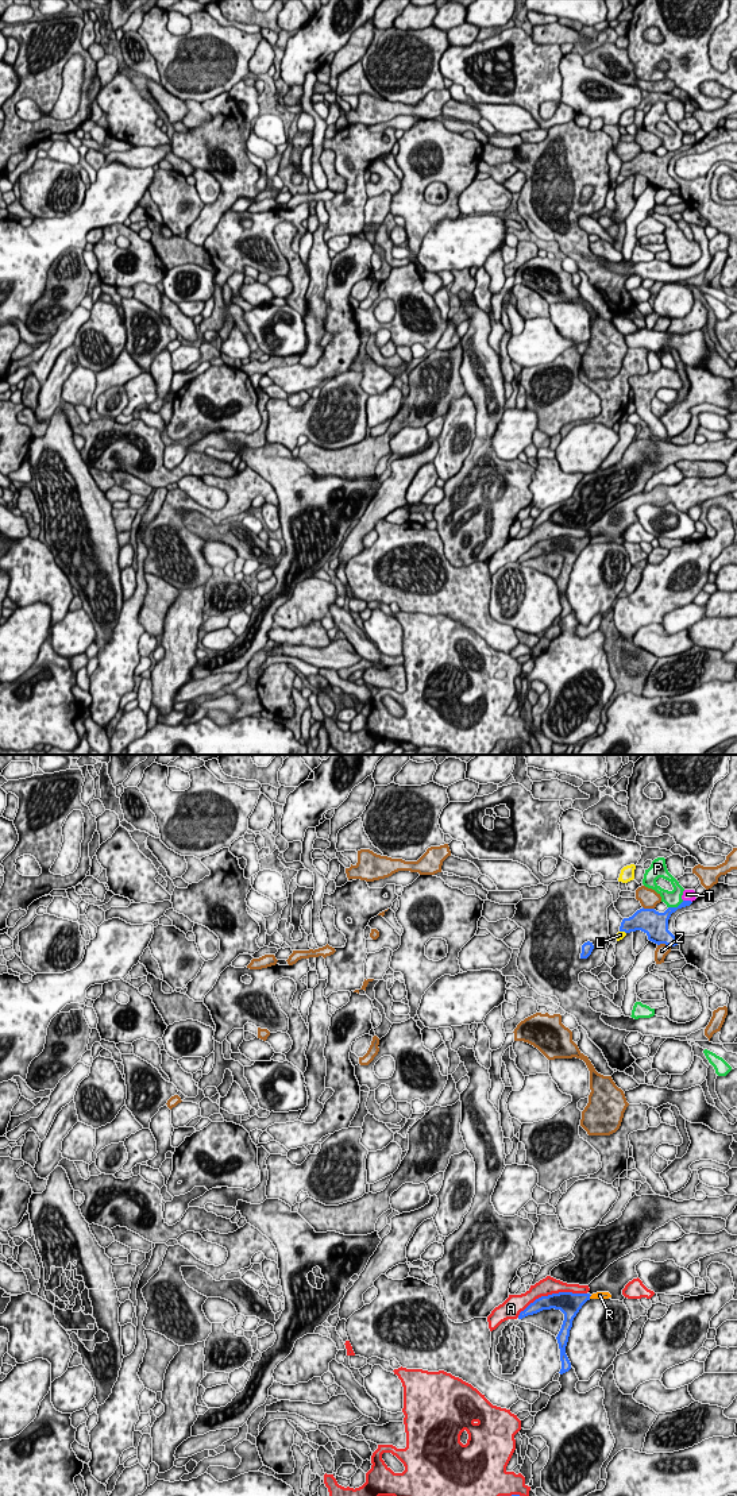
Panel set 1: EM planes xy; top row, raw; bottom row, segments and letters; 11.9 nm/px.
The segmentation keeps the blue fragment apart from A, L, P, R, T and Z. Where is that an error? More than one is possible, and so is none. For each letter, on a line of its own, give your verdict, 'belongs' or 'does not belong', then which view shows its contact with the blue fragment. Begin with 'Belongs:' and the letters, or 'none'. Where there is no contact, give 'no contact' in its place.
Belongs: none
A: does not belong; contact in xy
L: does not belong; contact in xy
P: does not belong; contact in xy
R: does not belong; contact in xy
T: does not belong; contact in xy
Z: does not belong; contact in xy

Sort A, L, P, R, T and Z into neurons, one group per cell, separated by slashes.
A / L / P / R / T / Z

